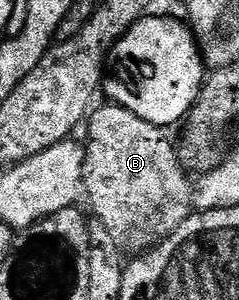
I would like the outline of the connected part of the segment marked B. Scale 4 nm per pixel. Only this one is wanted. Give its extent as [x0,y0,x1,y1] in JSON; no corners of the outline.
[84,105,195,253]

